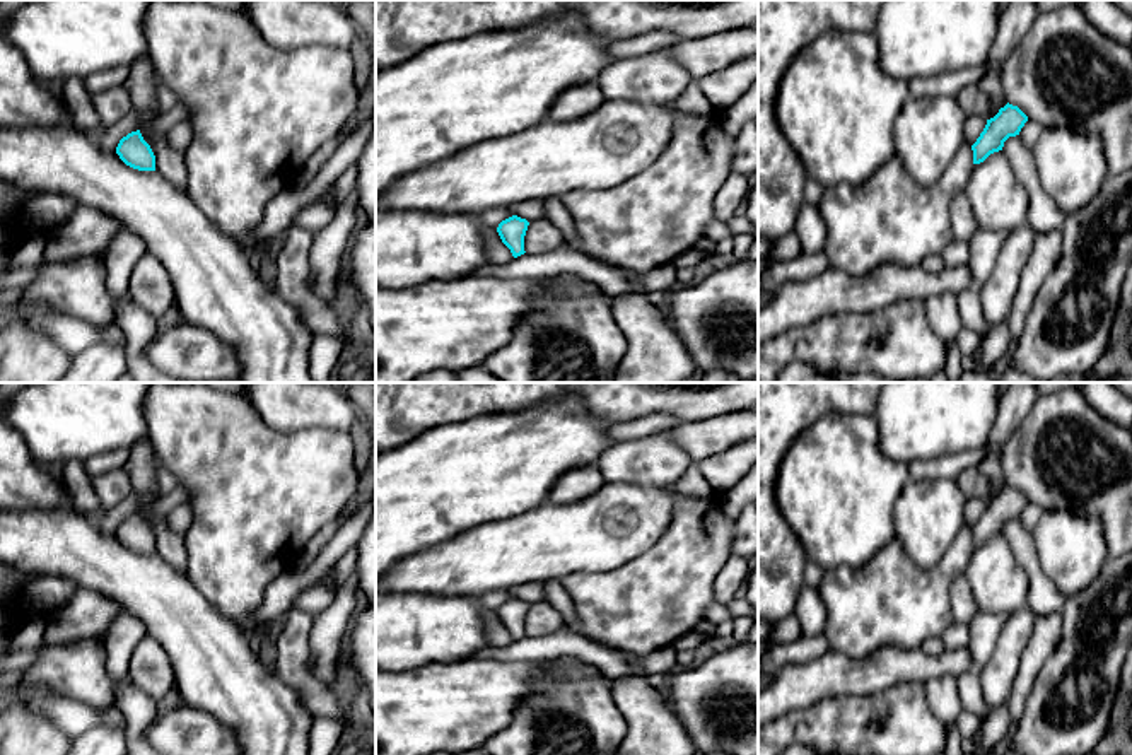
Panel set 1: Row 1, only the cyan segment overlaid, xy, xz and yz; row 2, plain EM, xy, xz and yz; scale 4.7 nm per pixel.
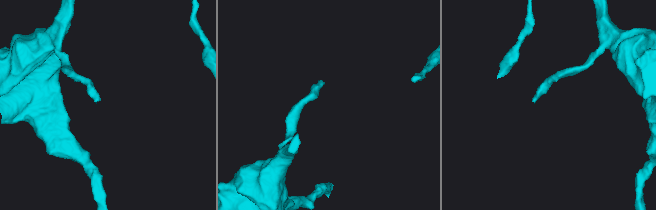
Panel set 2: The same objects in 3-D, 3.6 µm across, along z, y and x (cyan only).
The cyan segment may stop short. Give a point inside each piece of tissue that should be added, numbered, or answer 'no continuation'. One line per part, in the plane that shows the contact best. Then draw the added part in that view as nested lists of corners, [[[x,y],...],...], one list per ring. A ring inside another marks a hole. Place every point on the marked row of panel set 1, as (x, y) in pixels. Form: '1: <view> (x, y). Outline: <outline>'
no continuation

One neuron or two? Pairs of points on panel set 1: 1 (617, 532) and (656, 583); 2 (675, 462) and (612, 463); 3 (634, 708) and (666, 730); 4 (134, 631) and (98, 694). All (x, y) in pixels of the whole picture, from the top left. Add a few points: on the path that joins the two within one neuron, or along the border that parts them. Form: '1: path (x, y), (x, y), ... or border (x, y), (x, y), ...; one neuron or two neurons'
1: border (666, 530), (641, 554), (624, 564), (598, 571); two neurons
2: path (659, 462), (627, 462); one neuron
3: path (642, 713), (658, 728); one neuron
4: border (105, 649), (105, 668), (115, 684), (116, 706); two neurons

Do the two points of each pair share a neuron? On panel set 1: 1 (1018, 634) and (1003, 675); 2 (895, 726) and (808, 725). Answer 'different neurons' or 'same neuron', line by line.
1: same neuron
2: same neuron

